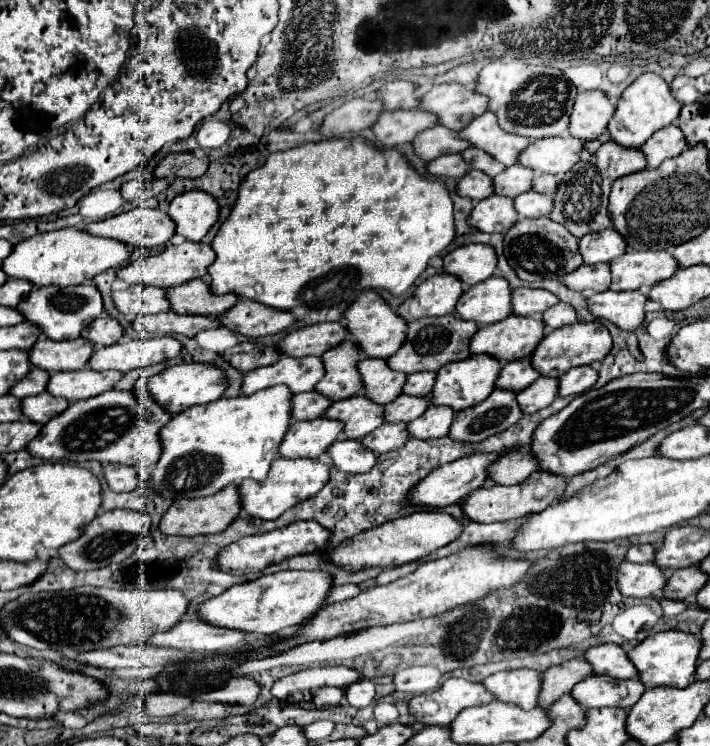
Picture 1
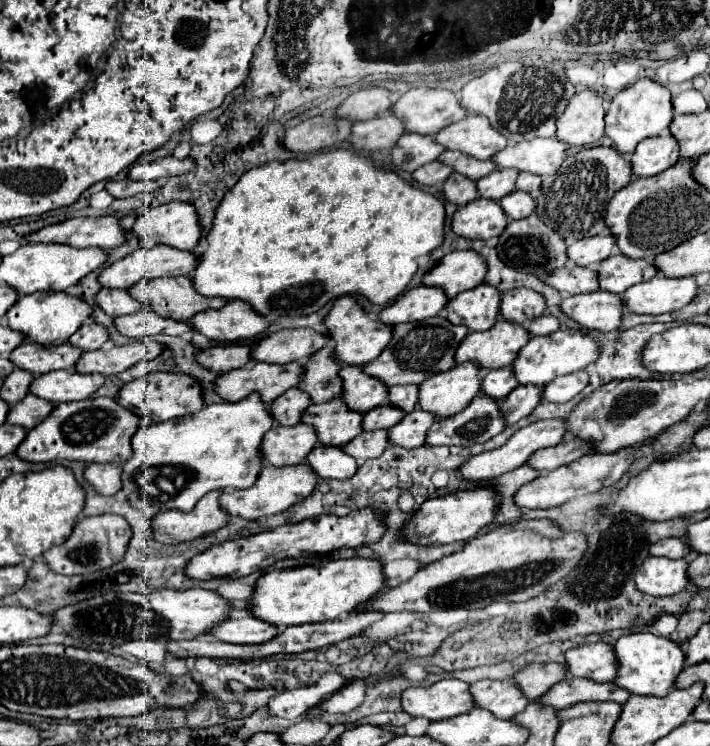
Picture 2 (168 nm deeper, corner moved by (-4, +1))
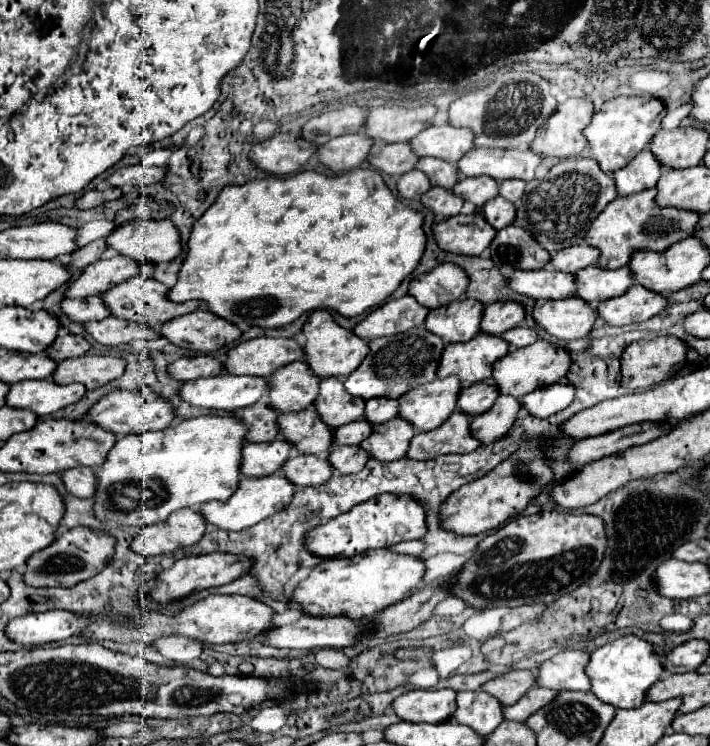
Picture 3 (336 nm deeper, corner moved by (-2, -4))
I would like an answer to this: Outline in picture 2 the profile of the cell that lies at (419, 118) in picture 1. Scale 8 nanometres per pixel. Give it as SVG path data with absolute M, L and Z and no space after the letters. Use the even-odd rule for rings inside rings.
M392 113L368 121L358 121L352 127L352 143L358 151L380 151L392 149L398 139L406 133L404 121Z

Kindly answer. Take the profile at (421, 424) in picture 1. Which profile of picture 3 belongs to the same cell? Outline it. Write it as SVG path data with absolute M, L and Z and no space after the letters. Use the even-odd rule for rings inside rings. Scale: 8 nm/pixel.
M388 420L386 424L374 426L372 434L362 440L360 448L368 452L370 458L382 460L382 462L392 462L398 460L406 454L410 436L414 436L414 428L406 424L406 420Z

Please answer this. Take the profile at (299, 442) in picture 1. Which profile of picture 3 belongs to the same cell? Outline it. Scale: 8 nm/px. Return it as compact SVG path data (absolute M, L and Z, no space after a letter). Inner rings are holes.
M282 438L272 442L246 444L246 448L242 448L240 474L248 478L260 478L278 472L290 454L290 448L292 446Z

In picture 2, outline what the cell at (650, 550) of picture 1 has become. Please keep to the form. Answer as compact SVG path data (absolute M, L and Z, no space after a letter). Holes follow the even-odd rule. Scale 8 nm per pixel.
M682 539L658 541L648 549L648 553L654 557L668 557L668 559L682 559L682 557L692 559L694 557L694 553L688 549L688 545Z

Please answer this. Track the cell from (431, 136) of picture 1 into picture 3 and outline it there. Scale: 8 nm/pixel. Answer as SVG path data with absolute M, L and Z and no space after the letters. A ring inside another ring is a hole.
M408 142L402 144L376 144L368 152L368 162L390 176L402 176L410 170L414 170L414 164L418 162L418 156L414 156Z

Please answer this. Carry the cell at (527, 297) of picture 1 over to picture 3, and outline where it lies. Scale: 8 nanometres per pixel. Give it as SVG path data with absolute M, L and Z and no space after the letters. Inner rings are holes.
M494 302L488 304L482 312L480 330L484 334L502 336L506 330L514 328L524 320L524 308L516 302Z

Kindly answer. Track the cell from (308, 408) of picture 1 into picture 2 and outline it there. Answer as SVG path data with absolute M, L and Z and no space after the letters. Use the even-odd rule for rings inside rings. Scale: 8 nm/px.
M290 389L272 403L272 417L280 425L298 425L302 413L312 405L312 399L302 389Z

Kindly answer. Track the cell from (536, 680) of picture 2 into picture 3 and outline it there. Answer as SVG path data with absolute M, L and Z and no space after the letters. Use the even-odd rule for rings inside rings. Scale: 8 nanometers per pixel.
M510 670L482 684L482 690L498 698L502 706L510 706L518 698L522 698L532 686L534 686L534 674L530 670Z

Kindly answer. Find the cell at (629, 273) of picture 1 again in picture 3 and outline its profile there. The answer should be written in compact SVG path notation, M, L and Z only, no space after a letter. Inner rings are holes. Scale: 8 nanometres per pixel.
M598 266L582 268L576 272L576 296L582 298L588 304L608 300L610 296L620 296L632 286L632 272L628 266L616 268L616 270L604 270Z

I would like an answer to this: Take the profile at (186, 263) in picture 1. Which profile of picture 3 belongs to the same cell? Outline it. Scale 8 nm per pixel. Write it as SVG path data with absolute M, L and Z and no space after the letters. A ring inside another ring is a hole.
M114 256L110 260L98 260L88 264L82 274L72 280L64 292L64 298L86 298L100 294L114 284L128 280L128 276L148 274L148 268L142 264L134 264L134 260L126 260L124 256Z

